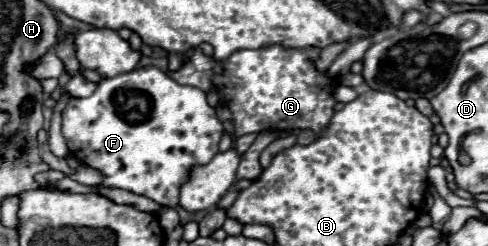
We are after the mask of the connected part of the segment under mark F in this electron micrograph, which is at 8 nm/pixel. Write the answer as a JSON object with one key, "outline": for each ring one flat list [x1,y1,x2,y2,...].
{"outline":[[154,66,136,68,116,78,106,78,98,84,92,96,70,98,62,112,62,136,66,138,70,154,80,164,102,172,104,186,142,194,166,208,178,204,178,190,186,182,190,168,194,164,206,164,218,154,222,132,224,126,200,88,182,86]]}

